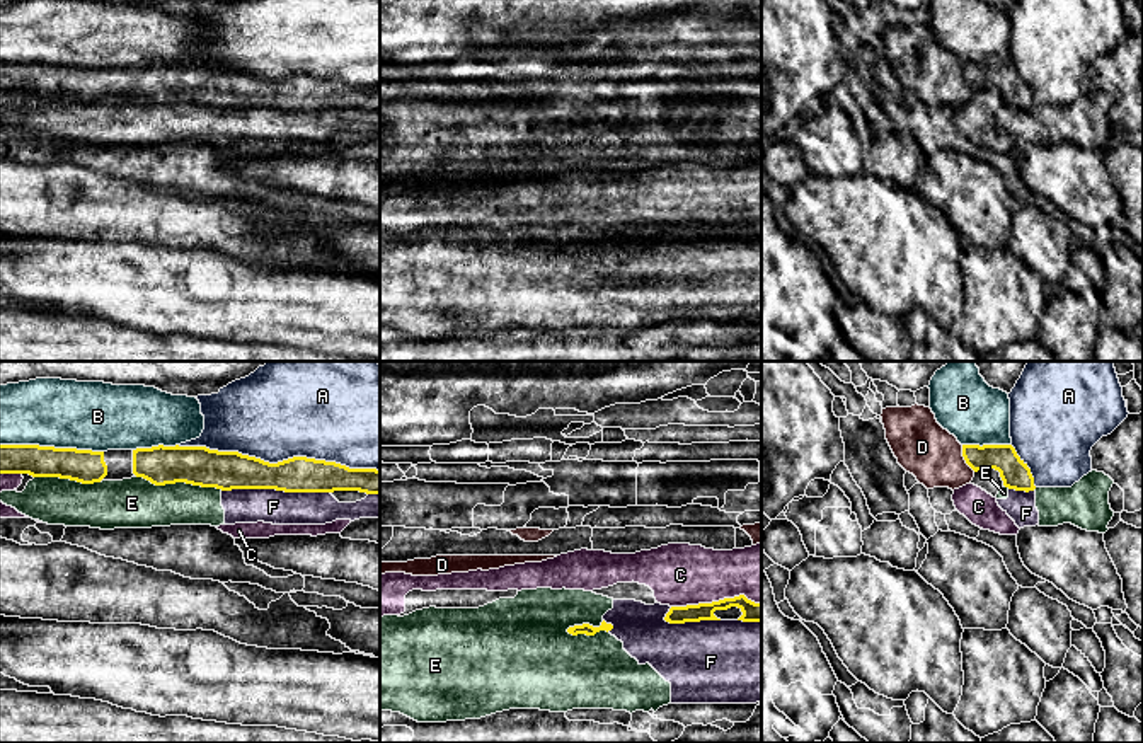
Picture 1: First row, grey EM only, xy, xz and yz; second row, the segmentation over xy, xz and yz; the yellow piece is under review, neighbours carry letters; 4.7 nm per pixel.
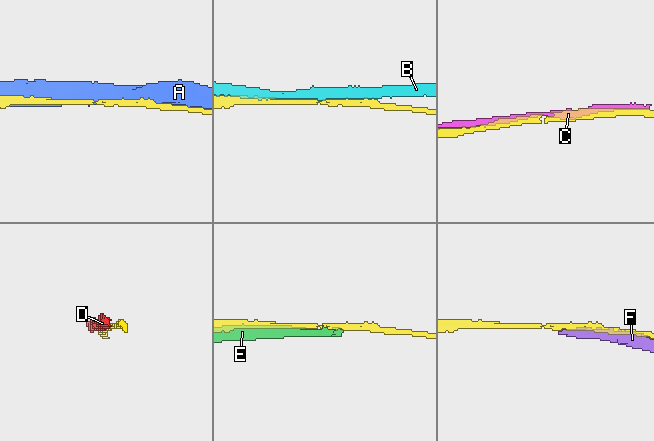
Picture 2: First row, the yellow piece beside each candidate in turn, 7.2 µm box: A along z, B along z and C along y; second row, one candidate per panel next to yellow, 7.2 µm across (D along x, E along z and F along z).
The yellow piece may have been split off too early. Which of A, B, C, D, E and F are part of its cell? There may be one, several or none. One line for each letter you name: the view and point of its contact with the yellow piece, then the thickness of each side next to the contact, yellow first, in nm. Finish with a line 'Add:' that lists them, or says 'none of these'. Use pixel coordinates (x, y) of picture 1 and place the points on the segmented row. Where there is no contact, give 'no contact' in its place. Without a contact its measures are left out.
Add: none of these

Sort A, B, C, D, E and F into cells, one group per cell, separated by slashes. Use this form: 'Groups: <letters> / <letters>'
Groups: A / B / C / D / E F

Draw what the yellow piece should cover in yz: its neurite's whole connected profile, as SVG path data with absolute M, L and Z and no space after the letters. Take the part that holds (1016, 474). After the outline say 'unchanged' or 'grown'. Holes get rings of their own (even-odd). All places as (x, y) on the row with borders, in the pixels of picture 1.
M962 445L962 457L974 470L995 469L1003 486L1015 491L1034 491L1034 477L1012 445Z | unchanged

